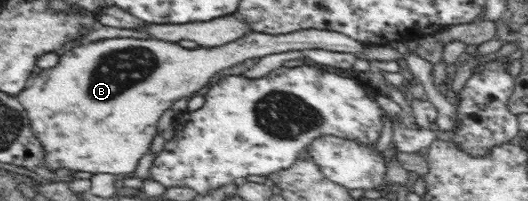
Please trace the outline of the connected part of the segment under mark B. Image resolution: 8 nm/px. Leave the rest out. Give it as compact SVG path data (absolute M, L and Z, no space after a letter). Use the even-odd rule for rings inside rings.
M305 29L287 33L287 35L268 35L254 32L242 39L225 43L219 47L201 47L187 49L178 43L157 41L157 39L101 39L86 45L79 44L69 50L59 52L58 63L49 69L40 69L27 86L17 95L31 124L31 132L37 136L45 148L45 168L54 170L89 171L89 173L113 173L128 175L135 172L139 159L149 151L151 142L158 132L158 121L165 111L183 97L192 97L202 87L208 87L208 81L218 71L237 65L248 59L260 59L271 53L283 51L303 51L303 49L327 49L339 53L353 53L369 61L385 61L394 65L394 61L403 57L391 46L373 46L361 43L351 37L331 31Z

